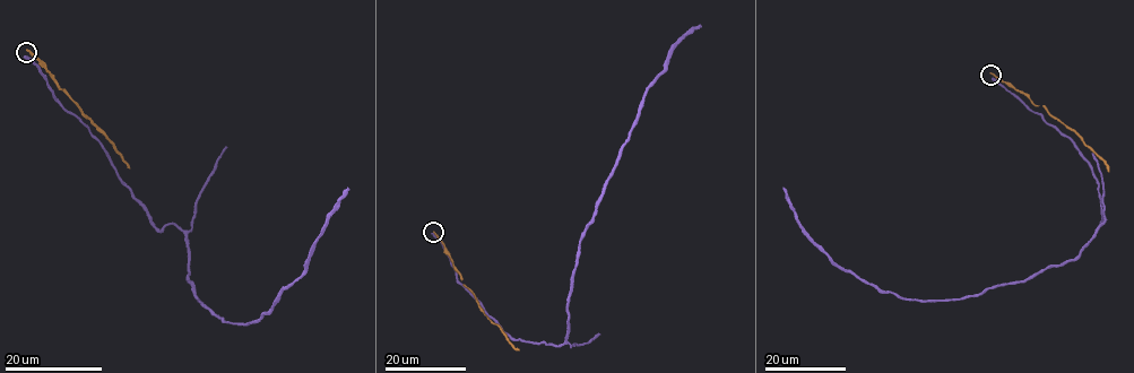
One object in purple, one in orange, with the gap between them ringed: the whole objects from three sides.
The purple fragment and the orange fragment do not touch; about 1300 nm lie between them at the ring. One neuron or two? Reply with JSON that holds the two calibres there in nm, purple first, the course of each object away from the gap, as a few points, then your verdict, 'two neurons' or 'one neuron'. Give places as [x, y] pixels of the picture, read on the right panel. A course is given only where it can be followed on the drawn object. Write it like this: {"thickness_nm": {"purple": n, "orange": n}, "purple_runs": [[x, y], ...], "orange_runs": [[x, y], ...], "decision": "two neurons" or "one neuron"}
{"thickness_nm": {"purple": 340, "orange": 200}, "purple_runs": [[992, 77], [1068, 138], [1097, 180], [1105, 222], [1074, 259], [974, 296], [903, 298], [841, 270], [784, 188]], "orange_runs": [[990, 74], [1070, 127], [1104, 161], [1108, 171]], "decision": "two neurons"}

